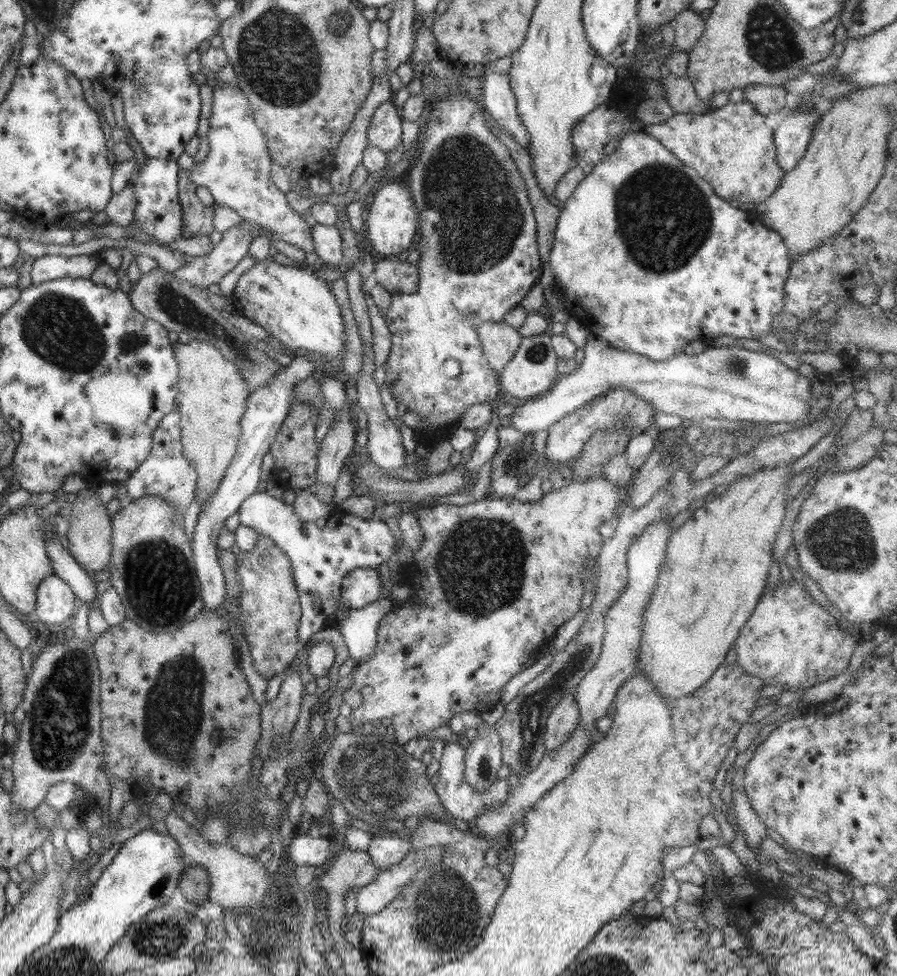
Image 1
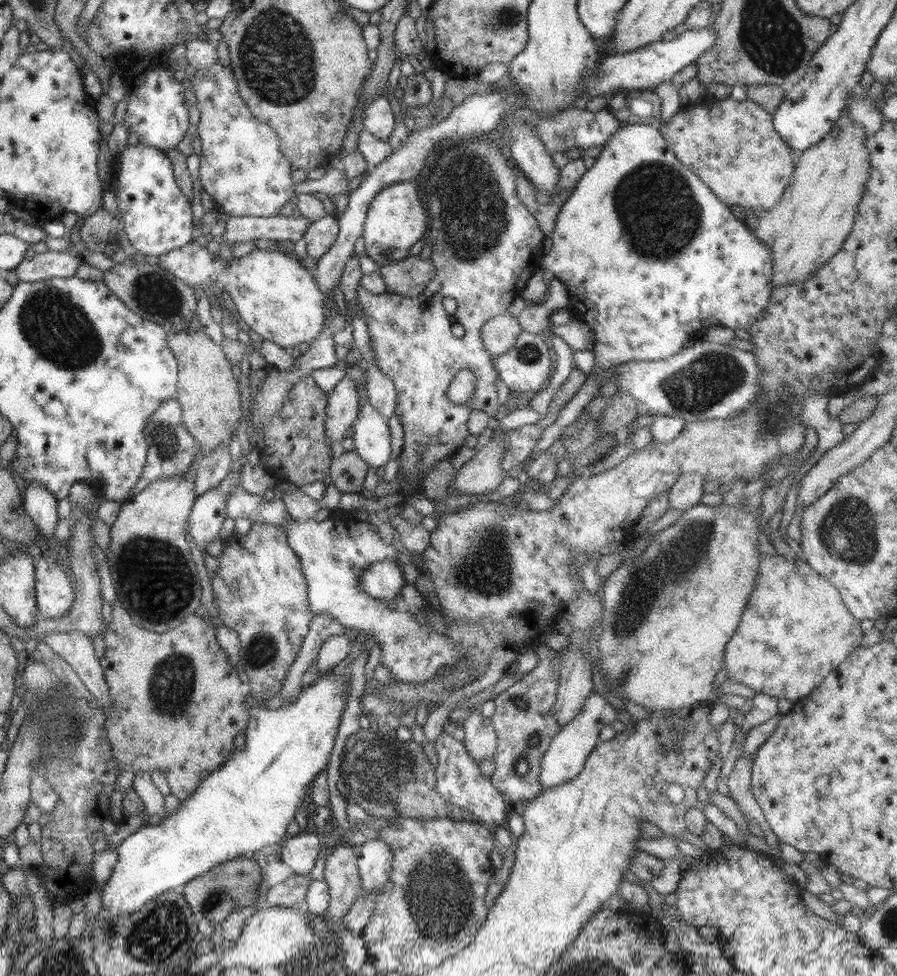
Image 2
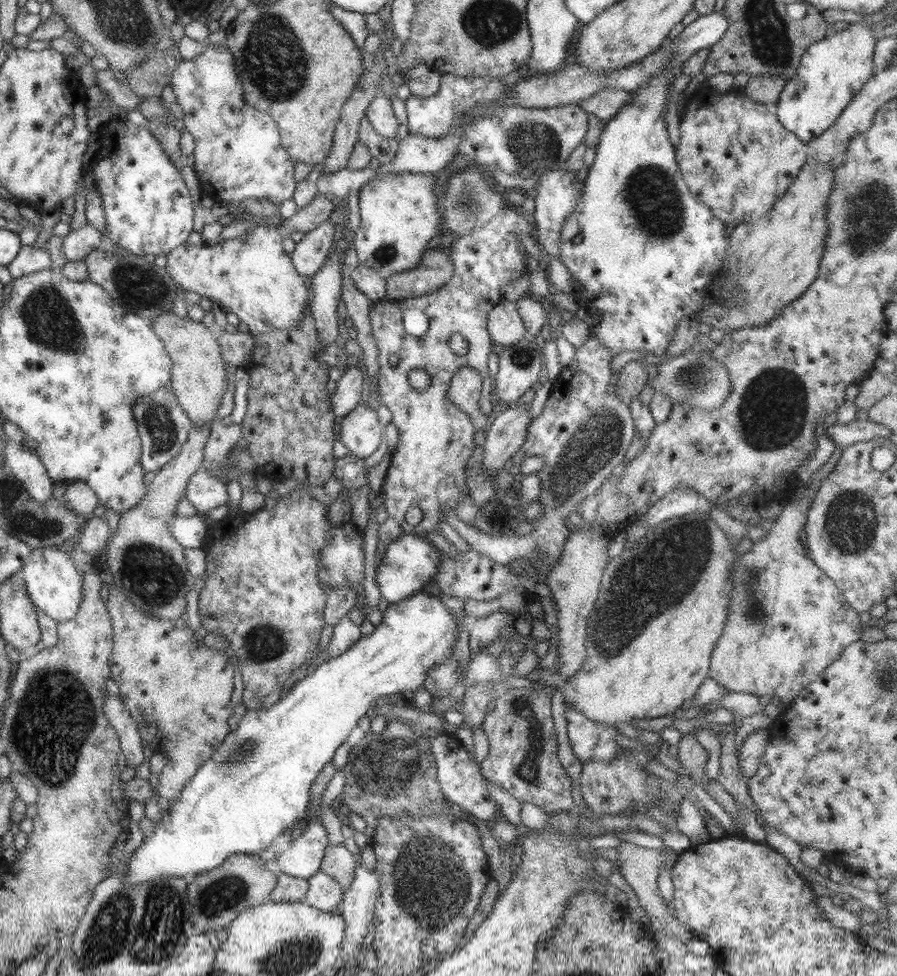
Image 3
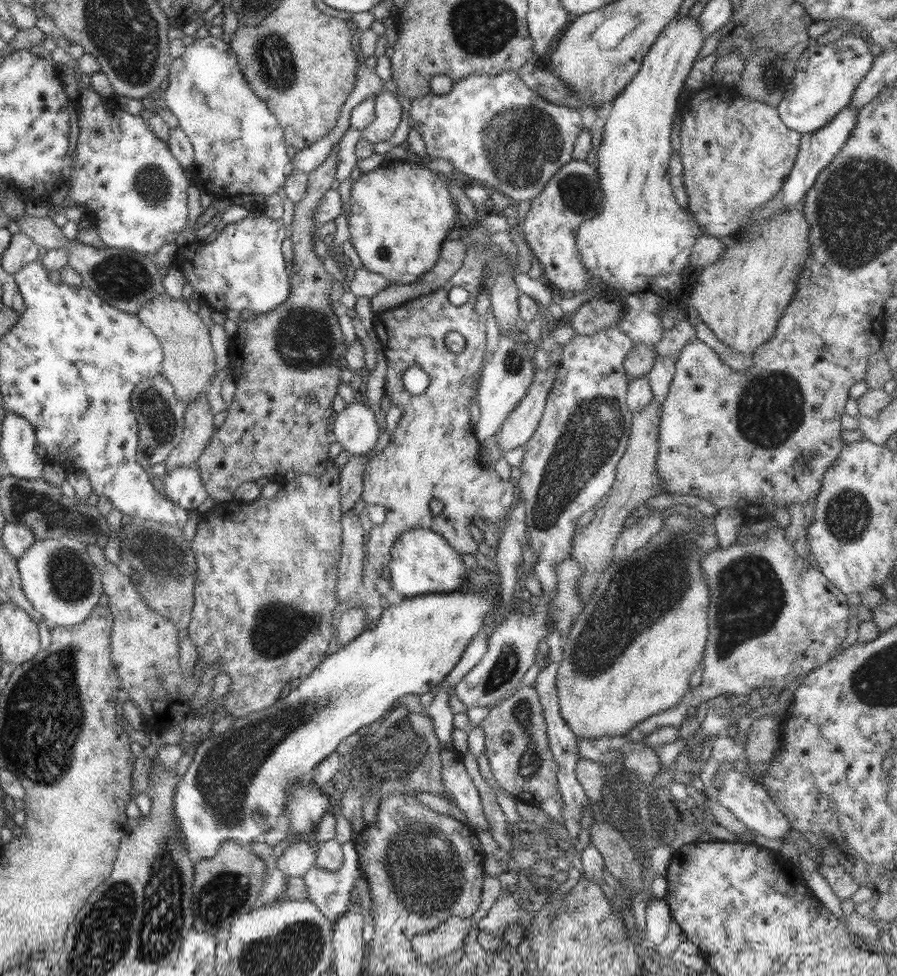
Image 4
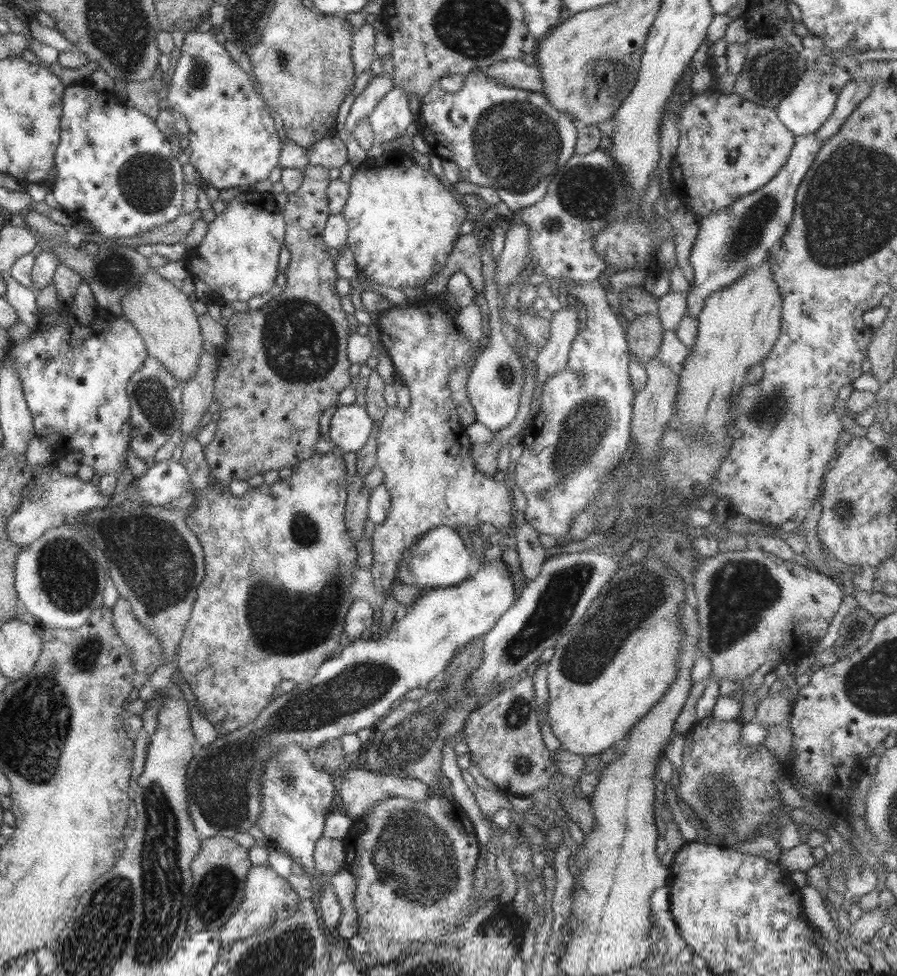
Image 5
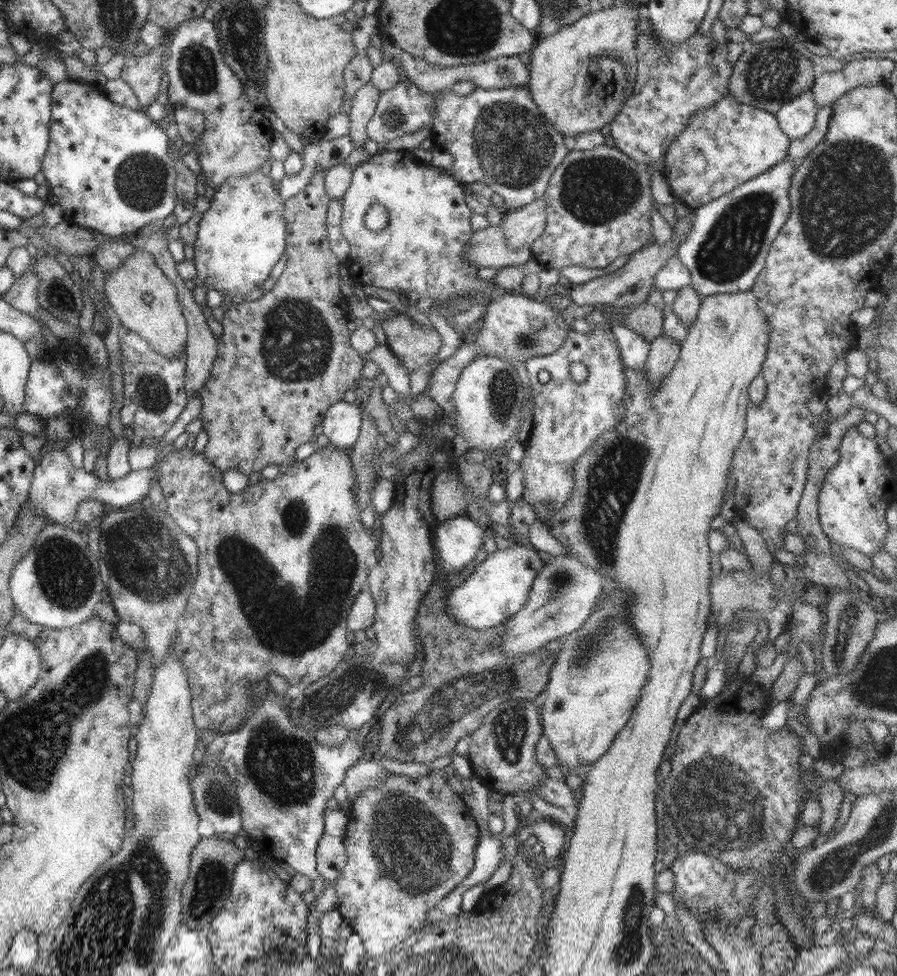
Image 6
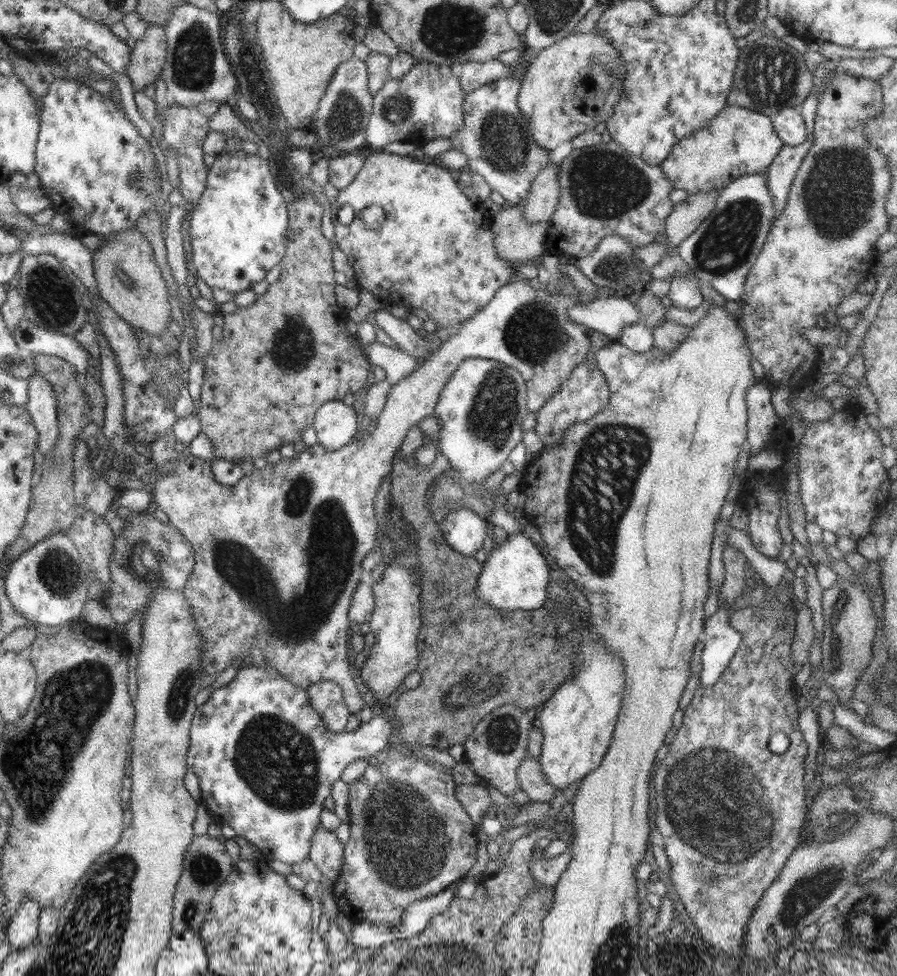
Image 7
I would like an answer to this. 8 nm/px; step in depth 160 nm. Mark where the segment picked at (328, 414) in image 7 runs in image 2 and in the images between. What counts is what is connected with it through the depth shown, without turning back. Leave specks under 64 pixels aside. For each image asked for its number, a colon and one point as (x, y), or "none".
2: (372, 441)
3: (361, 431)
4: (355, 428)
5: (350, 427)
6: (342, 423)

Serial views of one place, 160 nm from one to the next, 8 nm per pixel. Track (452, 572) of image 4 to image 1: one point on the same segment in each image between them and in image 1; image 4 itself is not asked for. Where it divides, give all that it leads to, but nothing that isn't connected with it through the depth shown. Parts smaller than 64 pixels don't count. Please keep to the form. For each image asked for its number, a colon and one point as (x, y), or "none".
1: (362, 586)
2: (384, 581)
3: (410, 562)

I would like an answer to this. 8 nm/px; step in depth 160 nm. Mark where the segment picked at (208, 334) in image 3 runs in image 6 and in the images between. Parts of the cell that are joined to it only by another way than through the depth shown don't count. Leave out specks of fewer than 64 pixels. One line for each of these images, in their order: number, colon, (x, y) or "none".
4: (188, 362)
5: (162, 313)
6: (146, 302)

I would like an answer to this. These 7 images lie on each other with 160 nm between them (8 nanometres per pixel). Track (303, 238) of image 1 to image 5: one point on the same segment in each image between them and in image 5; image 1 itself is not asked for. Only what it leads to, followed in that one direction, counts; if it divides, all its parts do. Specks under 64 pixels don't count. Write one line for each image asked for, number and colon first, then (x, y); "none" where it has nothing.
2: (242, 168)
3: (248, 161)
4: (239, 148)
5: (233, 141)

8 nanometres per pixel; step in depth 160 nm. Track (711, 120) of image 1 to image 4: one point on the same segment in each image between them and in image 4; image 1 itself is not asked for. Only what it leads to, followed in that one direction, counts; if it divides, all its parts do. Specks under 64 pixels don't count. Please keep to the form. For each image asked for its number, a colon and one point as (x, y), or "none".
2: (732, 145)
3: (735, 156)
4: (735, 155)

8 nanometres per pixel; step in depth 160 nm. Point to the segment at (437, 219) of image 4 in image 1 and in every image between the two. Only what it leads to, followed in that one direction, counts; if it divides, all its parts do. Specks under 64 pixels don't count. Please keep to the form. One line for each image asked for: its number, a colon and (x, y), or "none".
1: (392, 221)
2: (396, 219)
3: (399, 216)

